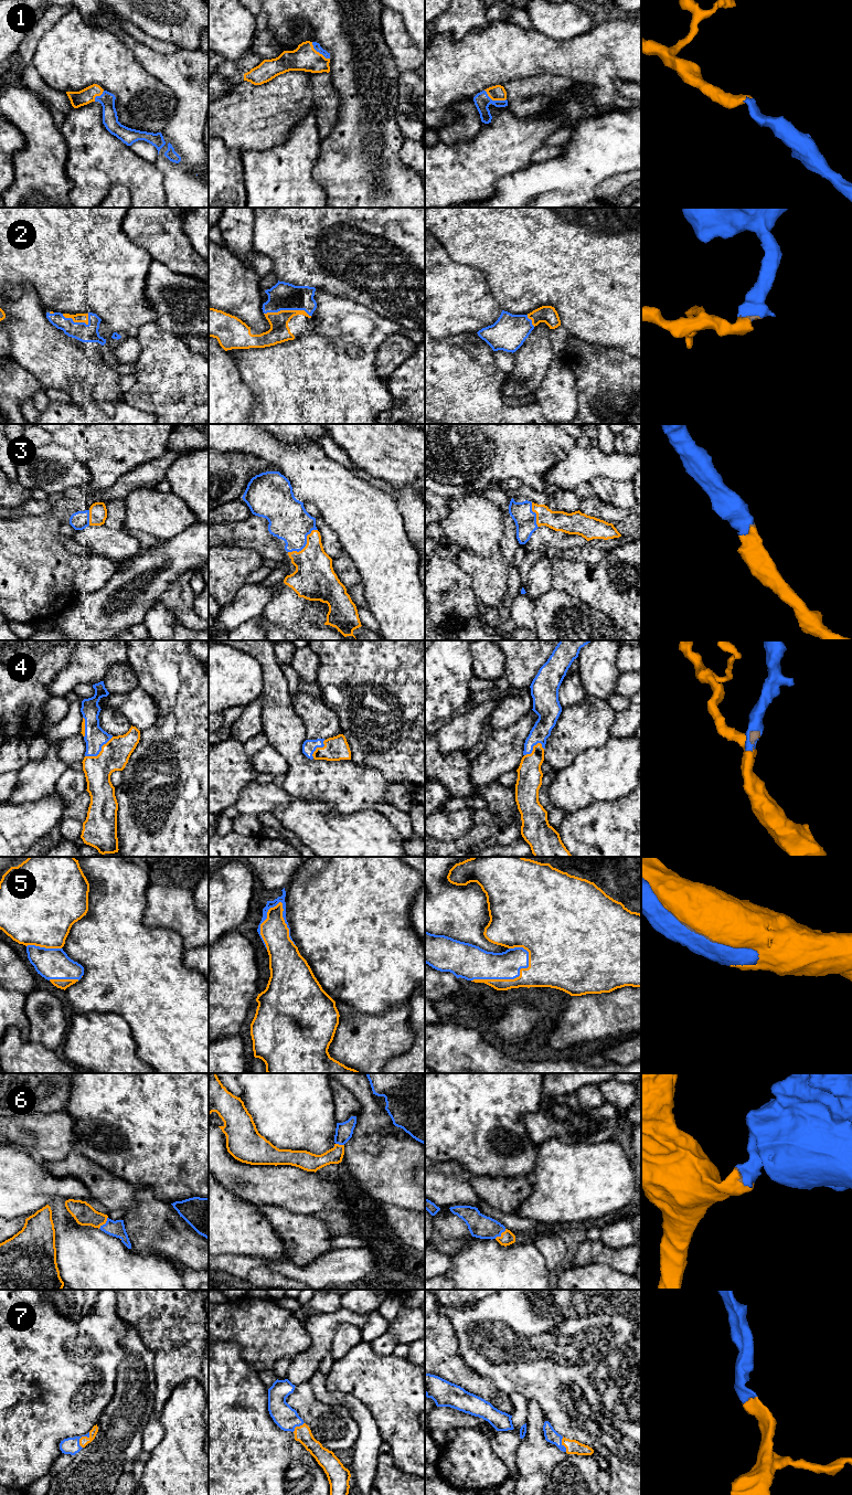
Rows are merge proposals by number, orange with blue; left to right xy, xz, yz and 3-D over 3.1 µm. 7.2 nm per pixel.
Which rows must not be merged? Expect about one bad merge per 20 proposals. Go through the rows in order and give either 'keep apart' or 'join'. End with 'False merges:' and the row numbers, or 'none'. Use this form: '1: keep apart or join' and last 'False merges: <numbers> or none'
1: join
2: join
3: join
4: join
5: join
6: join
7: join
False merges: none

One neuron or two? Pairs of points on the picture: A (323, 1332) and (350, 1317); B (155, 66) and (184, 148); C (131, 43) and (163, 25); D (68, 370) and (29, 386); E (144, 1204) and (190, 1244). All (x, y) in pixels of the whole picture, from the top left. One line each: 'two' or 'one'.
A: one
B: one
C: two
D: two
E: one

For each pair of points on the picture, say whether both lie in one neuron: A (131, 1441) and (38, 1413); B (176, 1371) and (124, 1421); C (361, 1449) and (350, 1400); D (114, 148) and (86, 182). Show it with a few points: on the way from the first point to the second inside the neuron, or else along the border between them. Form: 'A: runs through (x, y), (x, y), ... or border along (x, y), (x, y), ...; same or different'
A: border along (110, 1401), (96, 1423); different
B: border along (155, 1365), (156, 1392), (153, 1416); different
C: runs through (365, 1437), (365, 1421), (359, 1412); same
D: runs through (105, 157), (93, 169), (93, 173); same

